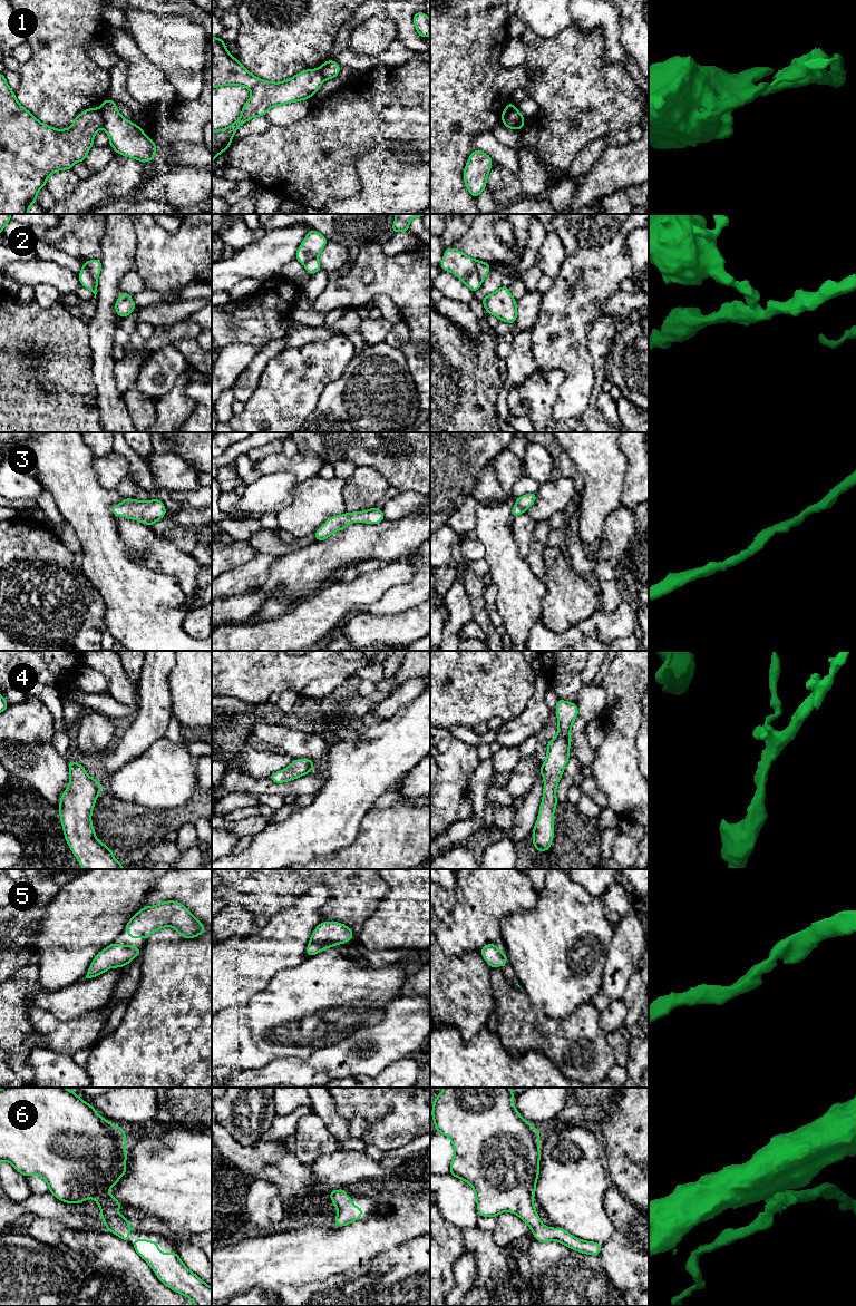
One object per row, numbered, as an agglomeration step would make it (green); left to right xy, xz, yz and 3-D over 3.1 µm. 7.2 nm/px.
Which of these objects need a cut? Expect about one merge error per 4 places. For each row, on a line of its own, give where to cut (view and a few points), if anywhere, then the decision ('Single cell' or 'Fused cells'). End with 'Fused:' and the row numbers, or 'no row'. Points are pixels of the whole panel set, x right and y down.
1: Split along xy (99, 108), (103, 115), (103, 127). Fused cells
2: Split along yz (475, 260), (477, 274), (482, 281). Fused cells
3: No split. Single cell
4: No split. Single cell
5: No split. Single cell
6: No split. Single cell
Fused: 1, 2

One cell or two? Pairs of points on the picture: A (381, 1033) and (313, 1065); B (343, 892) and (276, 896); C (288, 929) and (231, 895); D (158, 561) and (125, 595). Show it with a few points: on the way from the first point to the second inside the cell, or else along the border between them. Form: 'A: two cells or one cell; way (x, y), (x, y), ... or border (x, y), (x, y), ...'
A: one cell; way (365, 1040), (354, 1040), (330, 1063)
B: one cell; way (327, 880), (293, 880)
C: two cells; border (292, 906), (278, 910), (268, 919)
D: two cells; border (129, 554), (176, 578)

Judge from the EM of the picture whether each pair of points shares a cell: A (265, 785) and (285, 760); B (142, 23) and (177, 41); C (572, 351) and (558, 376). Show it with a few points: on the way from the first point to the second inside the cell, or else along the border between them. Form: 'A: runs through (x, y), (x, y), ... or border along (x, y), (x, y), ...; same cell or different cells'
A: border along (243, 772), (255, 778), (269, 778); different cells
B: runs through (151, 31), (168, 40); same cell
C: border along (537, 369), (560, 369), (564, 373), (565, 379); different cells

